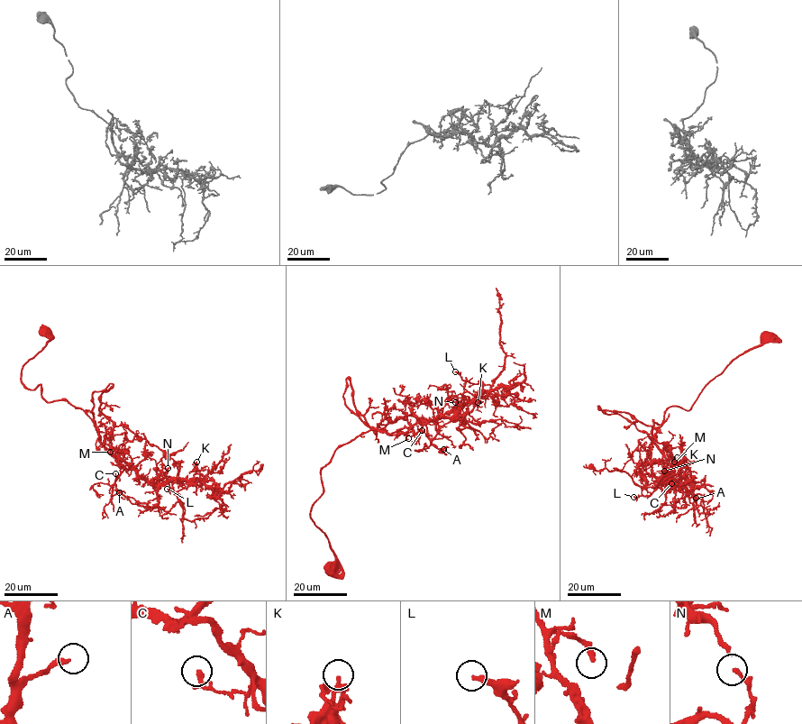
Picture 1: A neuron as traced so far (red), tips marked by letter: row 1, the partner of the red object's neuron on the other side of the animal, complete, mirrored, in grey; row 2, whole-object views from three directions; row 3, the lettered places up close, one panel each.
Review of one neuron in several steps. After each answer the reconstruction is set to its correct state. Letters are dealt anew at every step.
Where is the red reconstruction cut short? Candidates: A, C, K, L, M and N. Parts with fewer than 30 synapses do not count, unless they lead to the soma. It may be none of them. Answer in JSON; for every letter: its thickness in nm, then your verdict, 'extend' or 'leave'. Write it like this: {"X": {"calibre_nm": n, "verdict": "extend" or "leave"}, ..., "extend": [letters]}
{"A": {"calibre_nm": 240, "verdict": "leave"}, "C": {"calibre_nm": 120, "verdict": "leave"}, "K": {"calibre_nm": 260, "verdict": "leave"}, "L": {"calibre_nm": 260, "verdict": "leave"}, "M": {"calibre_nm": 220, "verdict": "leave"}, "N": {"calibre_nm": 180, "verdict": "leave"}, "extend": []}

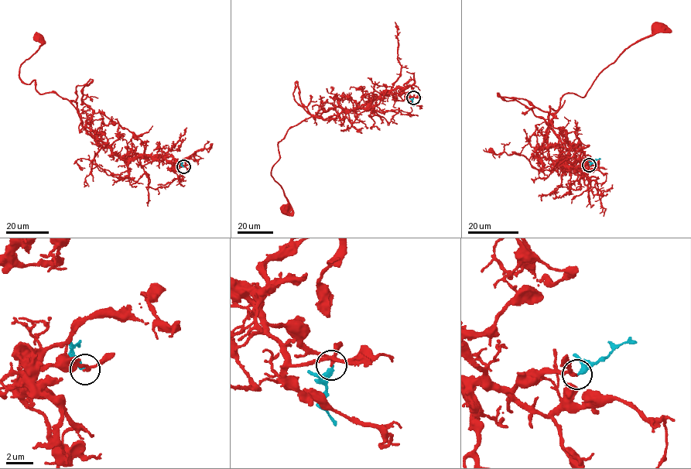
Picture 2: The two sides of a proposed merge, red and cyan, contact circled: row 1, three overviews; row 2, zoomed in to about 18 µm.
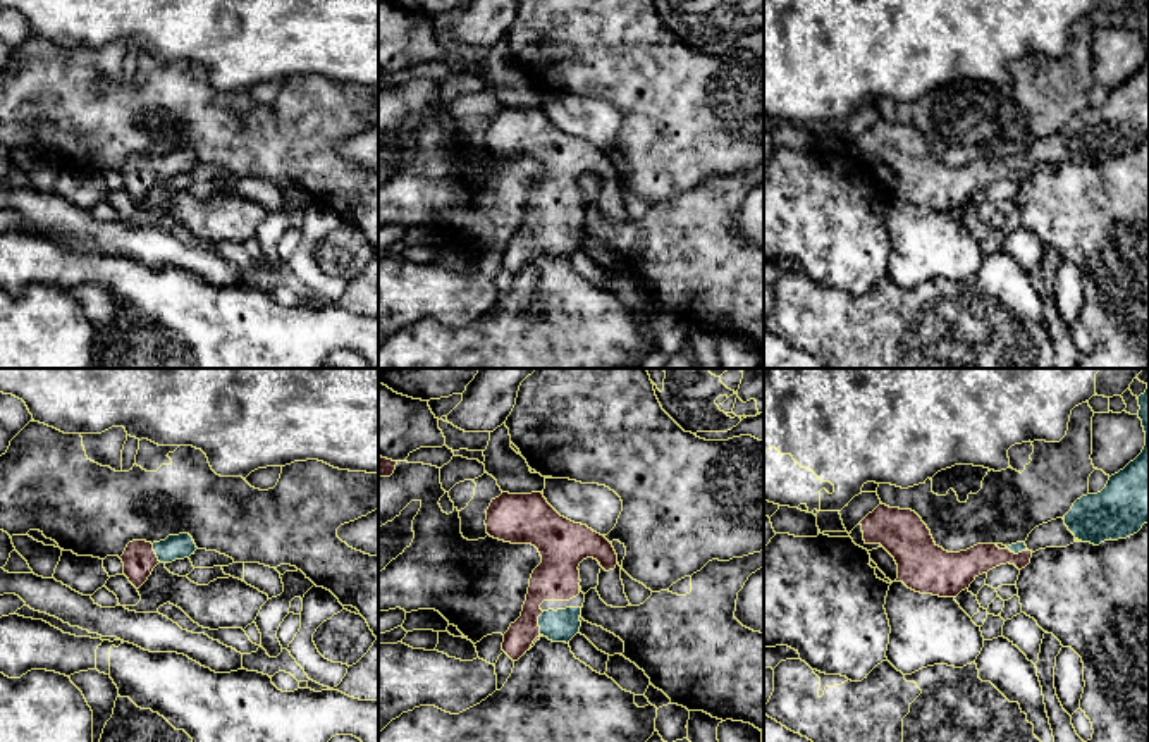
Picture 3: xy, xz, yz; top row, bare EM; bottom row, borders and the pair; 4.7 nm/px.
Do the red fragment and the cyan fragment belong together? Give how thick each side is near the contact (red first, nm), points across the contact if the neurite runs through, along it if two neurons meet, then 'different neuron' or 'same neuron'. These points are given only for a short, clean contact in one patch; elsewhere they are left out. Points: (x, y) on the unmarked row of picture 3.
calibres 200 and 150 nm; way xz (558, 191), (535, 214), (537, 238), (561, 240); same neuron

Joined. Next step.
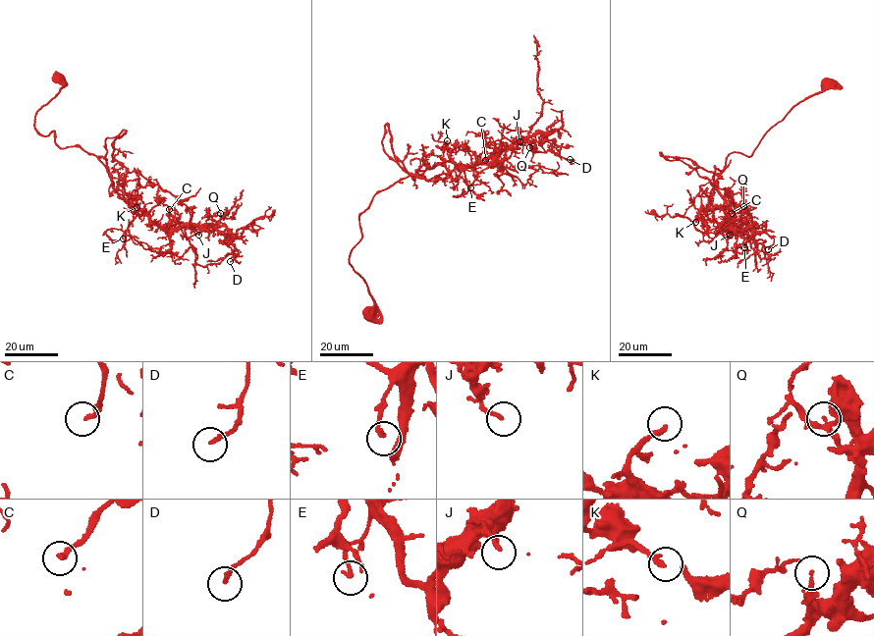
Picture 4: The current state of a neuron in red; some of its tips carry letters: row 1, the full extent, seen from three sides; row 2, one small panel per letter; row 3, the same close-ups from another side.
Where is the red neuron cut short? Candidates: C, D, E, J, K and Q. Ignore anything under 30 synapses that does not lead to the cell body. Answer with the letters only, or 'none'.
K

